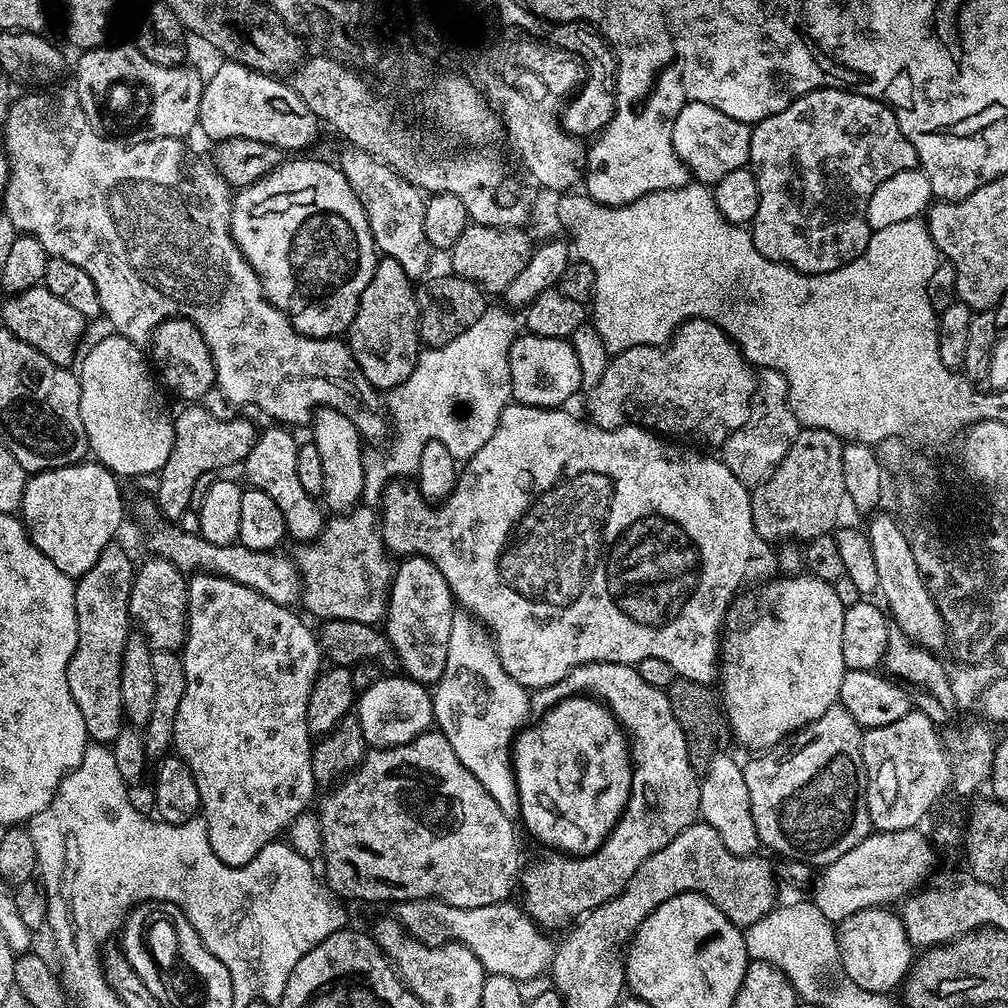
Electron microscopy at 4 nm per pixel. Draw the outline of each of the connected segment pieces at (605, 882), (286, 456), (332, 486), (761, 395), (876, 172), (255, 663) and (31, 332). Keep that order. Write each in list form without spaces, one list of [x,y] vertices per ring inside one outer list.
[[[593,660],[590,664],[579,664],[574,666],[574,670],[570,670],[570,674],[566,674],[566,678],[562,678],[558,685],[559,699],[565,700],[571,696],[585,693],[588,688],[599,687],[607,697],[605,699],[609,702],[609,705],[613,712],[618,715],[618,719],[623,726],[627,735],[634,741],[634,767],[632,770],[632,793],[628,795],[628,807],[624,809],[620,819],[617,821],[615,829],[611,836],[605,840],[604,845],[600,847],[600,851],[583,858],[556,858],[560,860],[536,860],[533,864],[525,863],[522,871],[518,876],[518,888],[524,891],[524,900],[522,899],[522,907],[527,912],[529,918],[534,921],[535,924],[540,925],[545,930],[553,930],[552,928],[561,928],[561,930],[567,929],[569,925],[573,923],[577,918],[584,915],[585,912],[592,911],[593,908],[599,906],[599,904],[606,903],[607,900],[613,900],[615,896],[620,895],[623,892],[629,882],[634,878],[634,874],[638,870],[638,866],[642,866],[642,862],[646,862],[646,858],[650,858],[650,854],[654,854],[658,850],[662,850],[662,846],[666,846],[670,842],[674,842],[674,838],[678,838],[678,834],[682,834],[682,830],[686,830],[690,825],[697,823],[700,816],[700,780],[698,779],[698,773],[690,766],[690,758],[686,754],[686,738],[682,734],[682,726],[678,726],[678,718],[674,718],[672,713],[672,707],[670,706],[670,698],[668,697],[665,689],[658,686],[650,686],[650,682],[646,682],[646,678],[642,678],[639,667],[631,664],[615,664],[609,660]]]
[[[272,426],[259,433],[250,454],[242,461],[244,476],[251,487],[262,490],[265,494],[270,494],[274,502],[278,505],[278,510],[282,510],[282,518],[286,518],[286,530],[291,539],[299,542],[311,542],[319,536],[324,529],[326,516],[320,513],[321,505],[310,494],[306,494],[306,489],[298,479],[298,450],[300,444],[291,436],[289,429],[284,426]]]
[[[320,407],[313,413],[310,426],[312,442],[318,446],[322,459],[322,470],[325,471],[323,501],[325,507],[334,514],[346,514],[352,510],[363,497],[365,486],[364,438],[358,431],[352,418],[344,412],[333,408]]]
[[[762,368],[758,372],[758,403],[753,407],[747,422],[734,430],[722,446],[725,466],[749,490],[764,484],[774,474],[774,470],[786,458],[790,446],[802,425],[788,405],[788,383],[778,370]]]
[[[821,86],[793,100],[790,106],[786,106],[786,110],[782,110],[773,116],[767,116],[764,120],[756,121],[750,138],[748,164],[751,172],[756,175],[758,194],[760,195],[756,217],[750,225],[750,235],[754,246],[768,260],[774,260],[778,264],[787,264],[789,268],[794,268],[797,272],[803,272],[806,276],[817,276],[818,274],[838,270],[842,266],[854,262],[854,258],[861,256],[866,250],[868,239],[872,237],[873,233],[873,228],[867,222],[868,199],[871,198],[878,186],[881,186],[882,182],[893,177],[894,174],[898,174],[899,171],[915,169],[918,161],[914,146],[910,146],[906,134],[902,134],[902,130],[898,126],[895,111],[883,99],[863,96],[844,86],[839,88]]]
[[[196,574],[188,582],[188,639],[184,642],[182,659],[186,670],[186,694],[182,694],[182,702],[178,706],[178,714],[174,722],[175,751],[190,766],[190,774],[194,774],[194,782],[198,782],[202,819],[208,825],[208,837],[214,854],[223,864],[231,868],[242,866],[257,856],[266,845],[273,843],[276,836],[283,833],[302,813],[309,811],[312,795],[318,791],[318,785],[312,769],[313,737],[308,734],[306,726],[306,706],[310,698],[312,684],[322,671],[322,649],[315,631],[311,632],[291,607],[276,604],[261,592],[250,590],[238,582],[228,580],[224,576]]]
[[[37,286],[8,298],[4,304],[2,324],[18,338],[22,338],[22,342],[26,342],[30,346],[34,346],[34,350],[46,354],[46,358],[50,358],[50,362],[68,366],[73,363],[72,359],[74,359],[73,361],[77,359],[76,347],[79,346],[80,339],[84,336],[86,317],[78,314],[78,310],[74,310],[74,306],[62,302],[62,298],[50,294],[48,288]]]

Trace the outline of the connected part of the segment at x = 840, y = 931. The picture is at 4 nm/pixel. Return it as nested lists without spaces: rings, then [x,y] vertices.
[[[867,908],[842,920],[837,927],[837,955],[853,987],[864,992],[889,993],[903,981],[914,962],[914,946],[909,942],[903,921],[886,908]]]

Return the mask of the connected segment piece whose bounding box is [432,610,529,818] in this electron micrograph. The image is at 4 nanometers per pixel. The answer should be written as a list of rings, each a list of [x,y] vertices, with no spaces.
[[[463,610],[453,611],[450,626],[450,646],[446,652],[446,670],[432,692],[432,714],[435,727],[450,742],[462,766],[474,774],[478,782],[498,802],[498,806],[508,817],[515,817],[520,811],[520,800],[516,796],[516,774],[512,770],[512,746],[518,733],[525,727],[528,716],[529,693],[506,674],[502,662],[496,654],[493,637],[472,615]]]

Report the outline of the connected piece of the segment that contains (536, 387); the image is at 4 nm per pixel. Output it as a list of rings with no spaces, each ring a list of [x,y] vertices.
[[[531,334],[517,335],[508,355],[513,401],[532,408],[560,408],[576,391],[581,391],[580,366],[568,340],[542,338]]]

